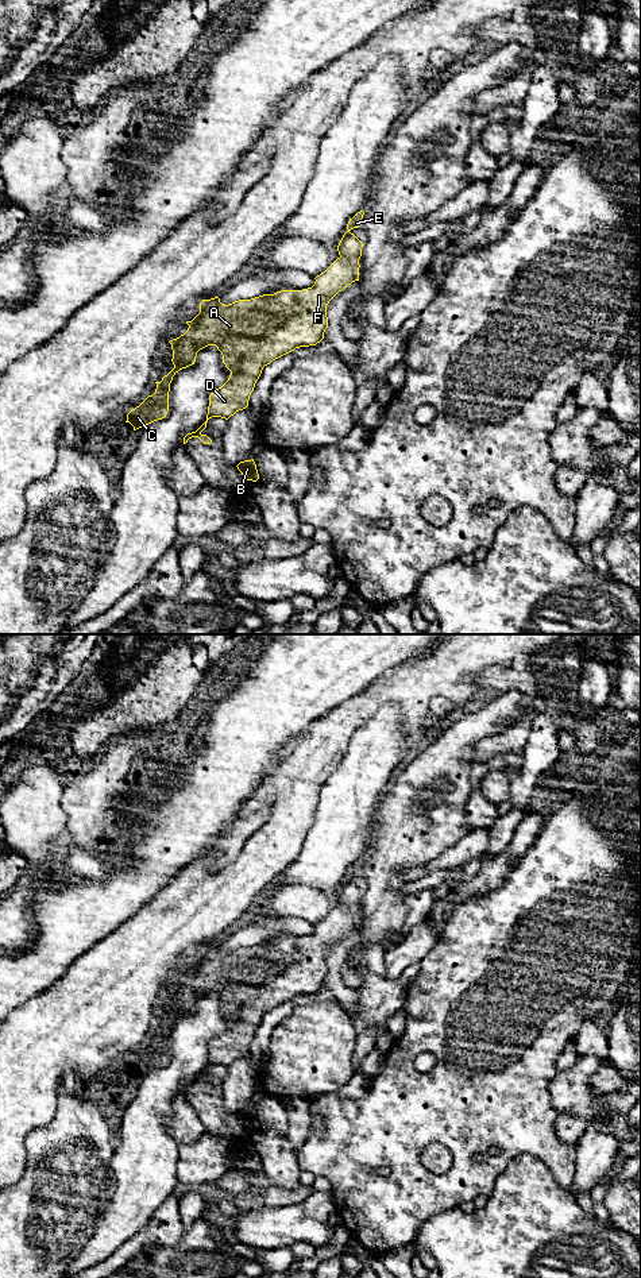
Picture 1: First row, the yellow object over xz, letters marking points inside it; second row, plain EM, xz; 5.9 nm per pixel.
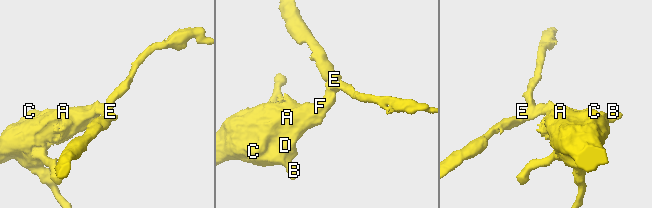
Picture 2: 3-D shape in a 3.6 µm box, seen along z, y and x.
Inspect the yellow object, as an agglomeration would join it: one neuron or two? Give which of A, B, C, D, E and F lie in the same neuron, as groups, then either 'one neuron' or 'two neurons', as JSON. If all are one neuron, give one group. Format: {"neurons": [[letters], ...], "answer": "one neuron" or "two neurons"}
{"neurons": [["A", "B", "C", "D", "E", "F"]], "answer": "one neuron"}

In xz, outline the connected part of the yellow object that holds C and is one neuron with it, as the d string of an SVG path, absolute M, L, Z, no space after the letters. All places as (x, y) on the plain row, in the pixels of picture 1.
M358 860L347 872L347 880L343 883L337 899L339 906L314 927L314 933L302 938L281 938L274 942L263 942L251 947L239 947L224 953L219 945L202 947L200 961L186 969L188 978L177 987L170 988L173 997L174 1016L157 1031L155 1040L148 1043L139 1054L127 1062L127 1069L134 1078L162 1067L169 1059L169 1039L173 1024L182 1016L196 1009L197 1000L208 993L216 993L223 1003L223 1011L231 1019L228 1028L209 1043L206 1069L192 1081L184 1085L184 1092L192 1085L198 1085L204 1092L212 1088L201 1080L212 1065L228 1067L236 1059L248 1054L248 1047L254 1039L264 1013L273 1008L294 999L300 995L316 993L324 987L328 976L327 953L344 935L359 928L359 907L362 904L363 891L350 879L360 873L364 860Z

